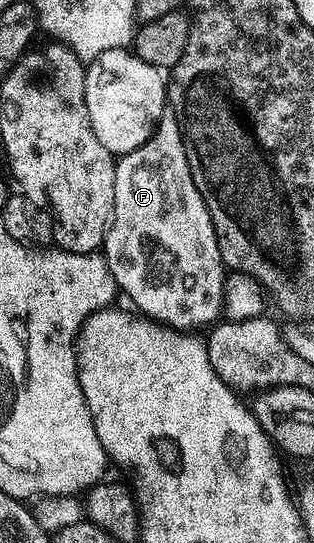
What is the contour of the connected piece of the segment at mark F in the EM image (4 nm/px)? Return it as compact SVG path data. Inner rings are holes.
M169 108L162 113L148 141L117 159L116 196L101 253L112 272L115 287L130 297L129 305L139 315L183 332L198 332L201 326L209 327L223 317L228 271L222 264L210 213L188 168L182 129Z

